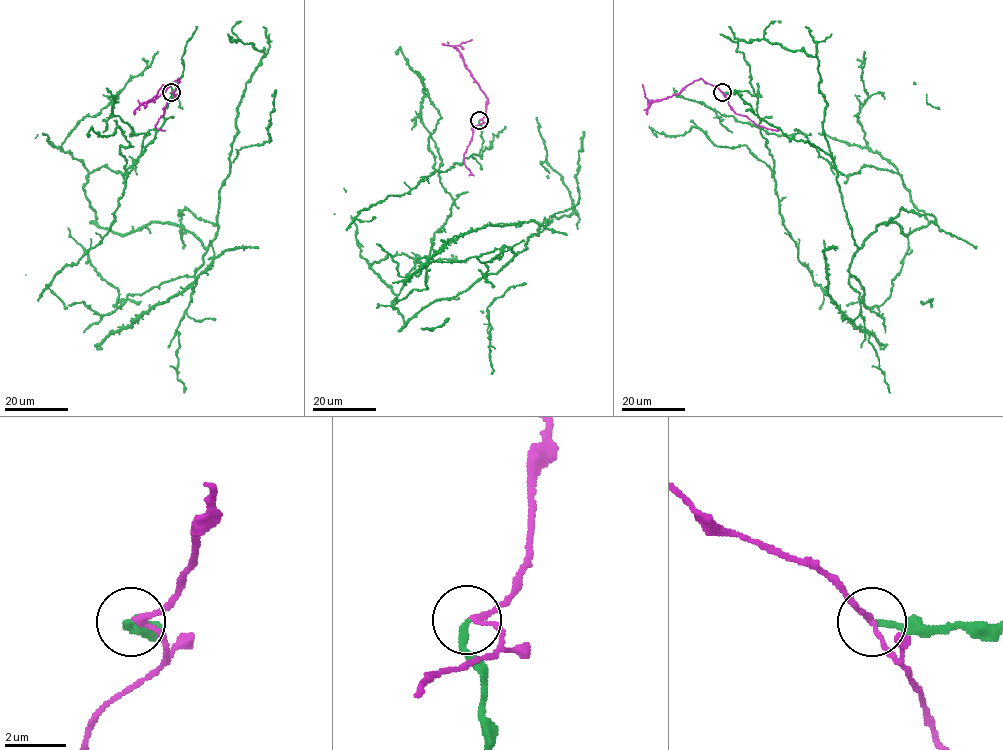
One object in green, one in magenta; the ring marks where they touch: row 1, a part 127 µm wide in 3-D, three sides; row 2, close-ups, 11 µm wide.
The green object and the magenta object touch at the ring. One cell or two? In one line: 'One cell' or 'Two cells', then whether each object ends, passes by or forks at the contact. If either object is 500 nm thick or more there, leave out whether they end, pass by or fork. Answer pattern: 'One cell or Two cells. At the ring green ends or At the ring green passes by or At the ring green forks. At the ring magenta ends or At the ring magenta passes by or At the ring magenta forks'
Two cells. At the ring green ends. At the ring magenta passes by

